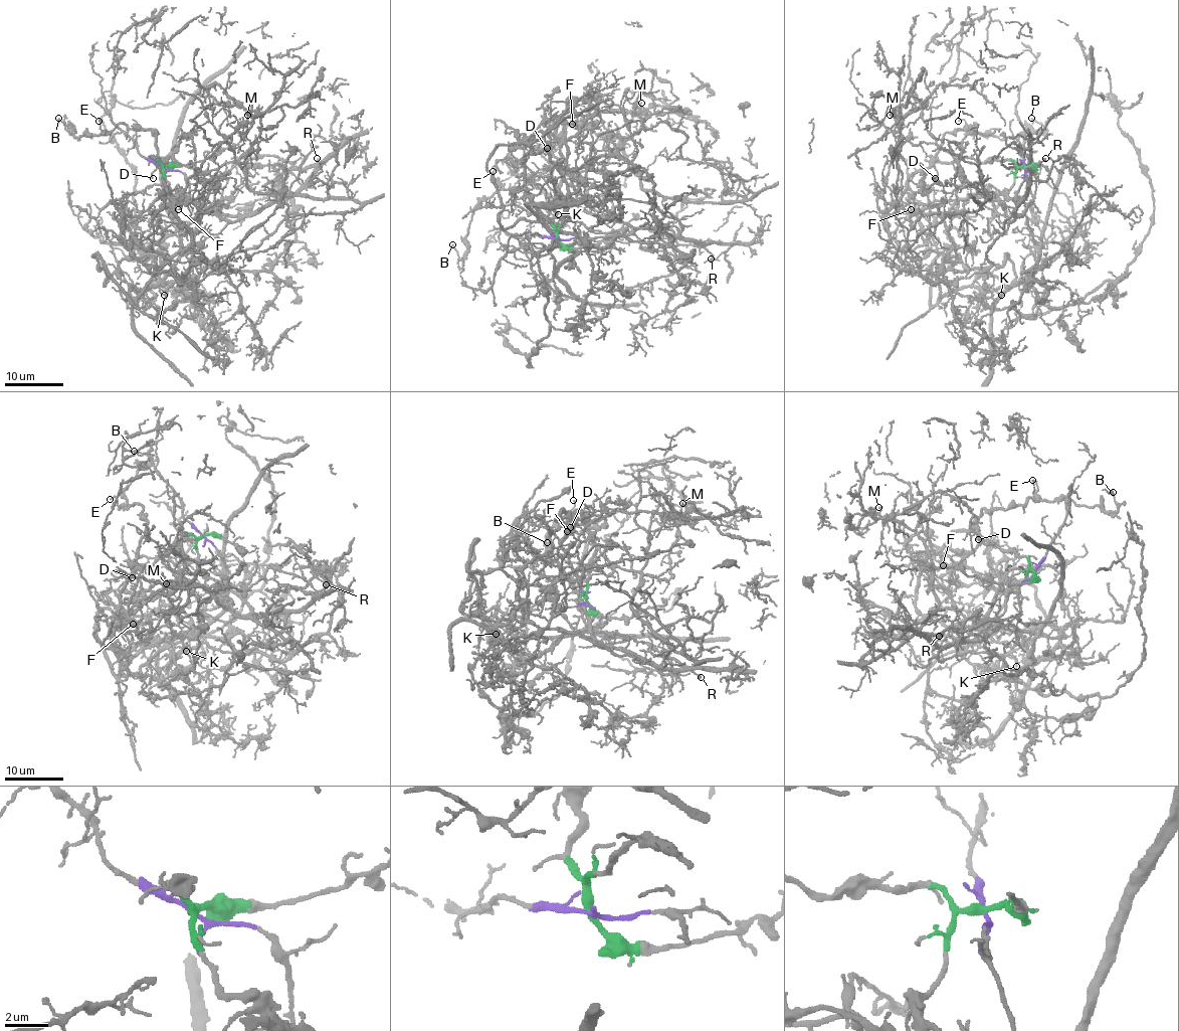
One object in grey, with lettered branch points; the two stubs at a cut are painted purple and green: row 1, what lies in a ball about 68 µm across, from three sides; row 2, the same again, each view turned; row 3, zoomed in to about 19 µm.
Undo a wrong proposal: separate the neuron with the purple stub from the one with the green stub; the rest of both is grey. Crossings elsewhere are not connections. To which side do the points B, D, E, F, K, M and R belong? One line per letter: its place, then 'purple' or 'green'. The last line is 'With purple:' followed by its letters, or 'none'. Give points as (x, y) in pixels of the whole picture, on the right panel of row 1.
B: (1031, 118) | green
D: (935, 178) | green
E: (958, 121) | green
F: (911, 209) | green
K: (1001, 295) | purple
M: (890, 115) | green
R: (1045, 158) | purple
With purple: K, R

